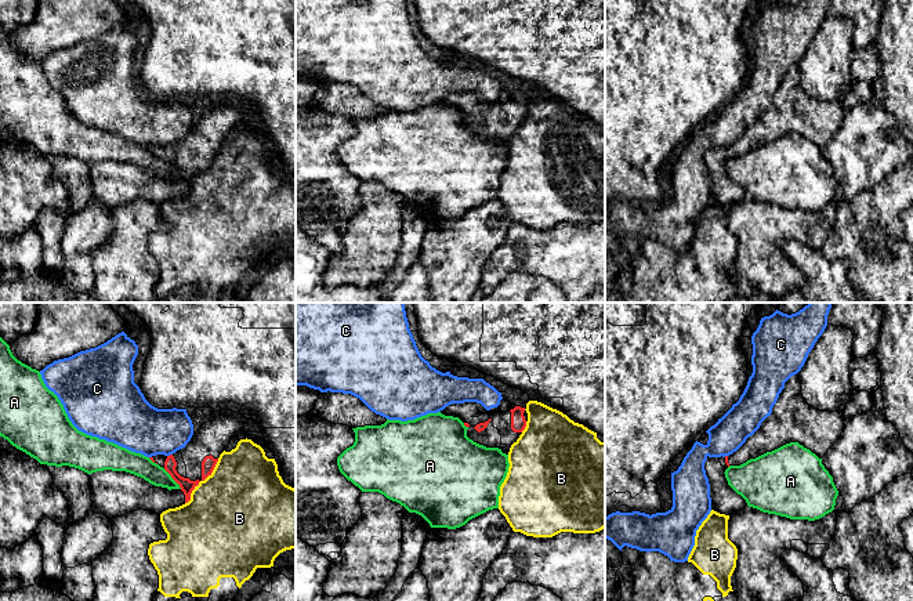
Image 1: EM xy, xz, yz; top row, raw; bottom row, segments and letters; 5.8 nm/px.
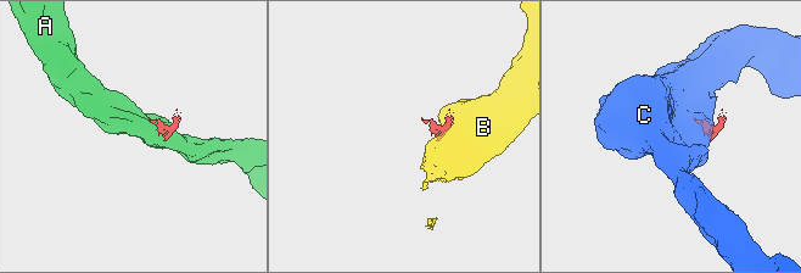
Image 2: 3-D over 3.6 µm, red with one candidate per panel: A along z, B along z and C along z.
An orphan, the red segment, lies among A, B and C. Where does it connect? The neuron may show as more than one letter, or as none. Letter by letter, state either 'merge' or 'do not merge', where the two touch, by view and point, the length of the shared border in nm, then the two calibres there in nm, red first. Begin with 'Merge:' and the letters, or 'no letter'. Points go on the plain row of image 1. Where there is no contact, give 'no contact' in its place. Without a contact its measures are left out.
Merge: no letter
A: do not merge; contact xy (171, 167); length 160 nm; calibres 80 and 130 nm
B: do not merge; contact xy (199, 172); length 320 nm; calibres 80 and 480 nm
C: do not merge; contact xy (170, 145); length 40 nm; calibres 80 and 300 nm

